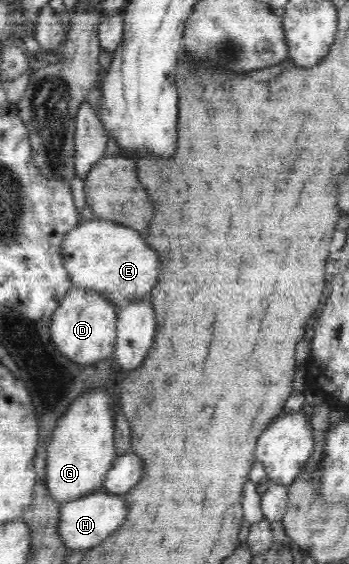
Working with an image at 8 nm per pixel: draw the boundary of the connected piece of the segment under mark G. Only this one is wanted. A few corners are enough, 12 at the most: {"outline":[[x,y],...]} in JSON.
{"outline":[[89,390],[58,418],[46,486],[64,504],[102,490],[118,457],[113,398]]}

